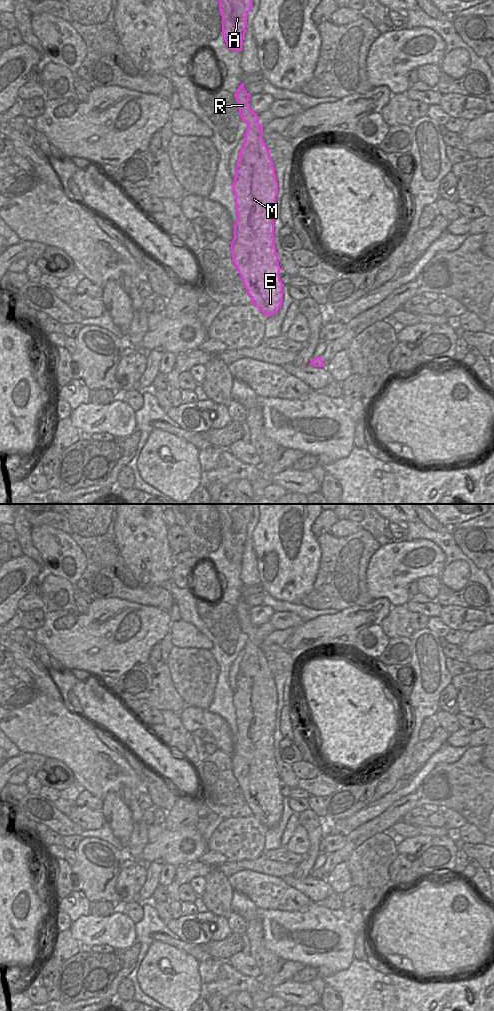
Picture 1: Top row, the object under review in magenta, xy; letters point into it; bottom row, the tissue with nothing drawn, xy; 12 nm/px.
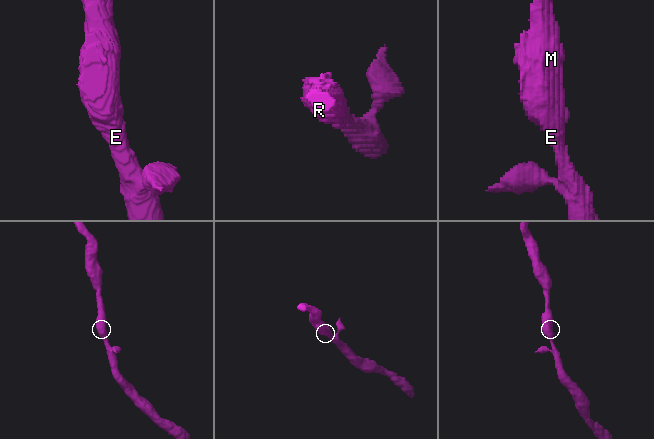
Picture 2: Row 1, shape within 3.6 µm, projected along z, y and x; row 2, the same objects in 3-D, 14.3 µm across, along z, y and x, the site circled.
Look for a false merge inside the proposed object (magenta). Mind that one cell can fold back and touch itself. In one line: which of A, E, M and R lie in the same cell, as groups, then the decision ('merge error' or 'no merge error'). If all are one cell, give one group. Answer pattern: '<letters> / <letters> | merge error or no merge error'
A E M R | no merge error

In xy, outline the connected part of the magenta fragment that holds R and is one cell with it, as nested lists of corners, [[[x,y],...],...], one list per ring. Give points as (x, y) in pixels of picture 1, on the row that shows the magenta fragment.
[[[242,83],[235,98],[242,121],[248,123],[244,144],[239,152],[232,190],[235,196],[238,218],[234,224],[234,238],[231,243],[232,261],[236,266],[252,303],[267,317],[275,314],[283,302],[283,286],[279,272],[278,253],[274,245],[274,220],[278,182],[270,151],[262,138],[263,126],[258,121],[248,102],[250,94]]]

